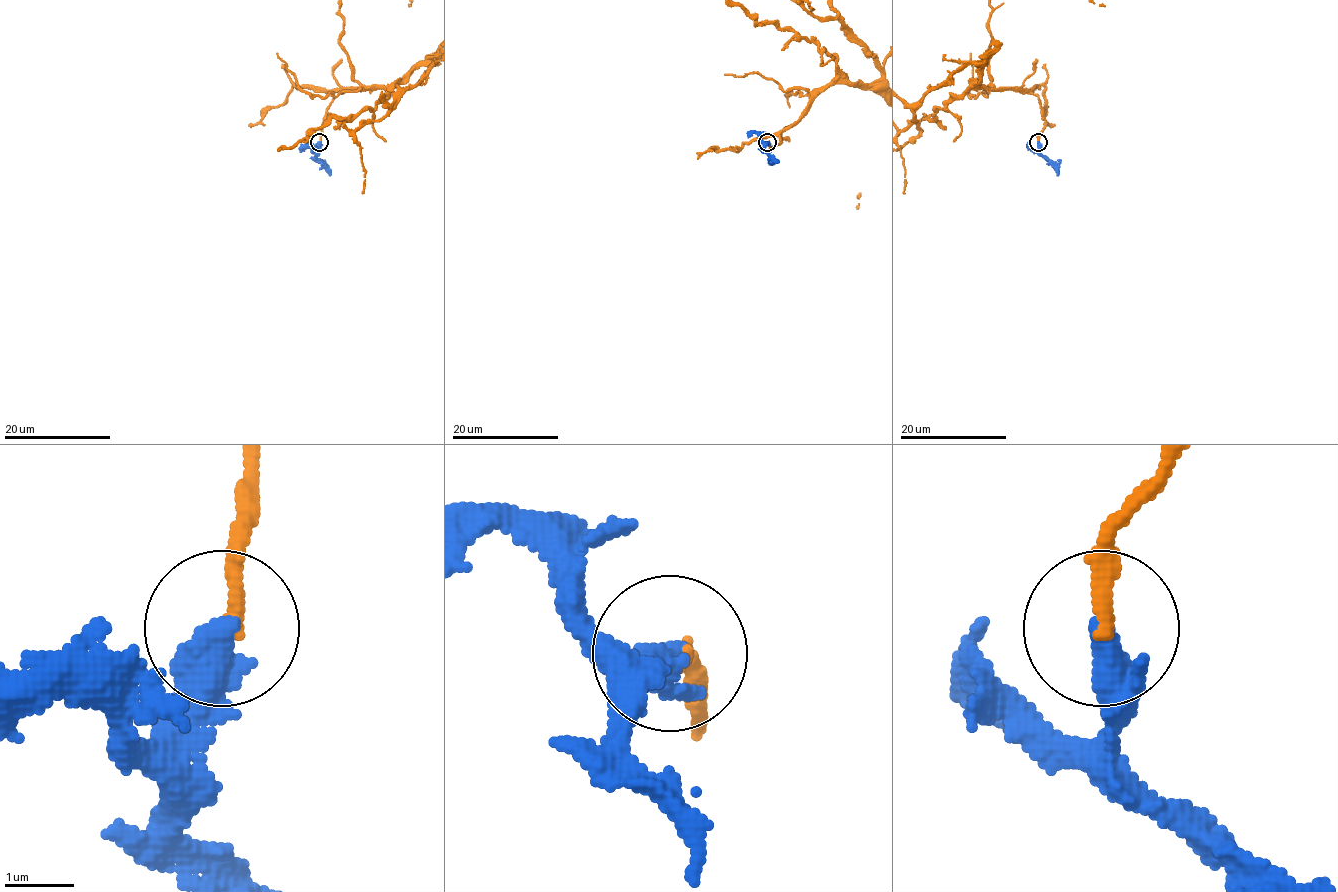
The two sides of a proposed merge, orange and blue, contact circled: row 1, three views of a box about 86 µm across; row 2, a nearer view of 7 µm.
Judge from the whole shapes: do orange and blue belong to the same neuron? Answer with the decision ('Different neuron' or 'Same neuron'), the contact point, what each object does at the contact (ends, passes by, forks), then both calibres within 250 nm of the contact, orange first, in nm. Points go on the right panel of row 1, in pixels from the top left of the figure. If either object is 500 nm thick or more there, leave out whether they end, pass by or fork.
Same neuron. Place: (1038, 142). At the ring orange ends. At the ring blue passes by. Thickness 240 nm (orange) against 360 nm

